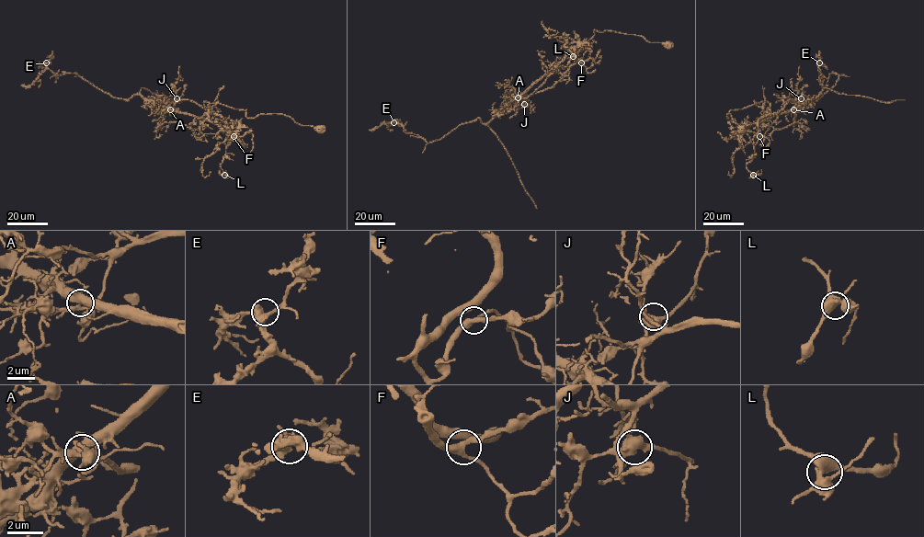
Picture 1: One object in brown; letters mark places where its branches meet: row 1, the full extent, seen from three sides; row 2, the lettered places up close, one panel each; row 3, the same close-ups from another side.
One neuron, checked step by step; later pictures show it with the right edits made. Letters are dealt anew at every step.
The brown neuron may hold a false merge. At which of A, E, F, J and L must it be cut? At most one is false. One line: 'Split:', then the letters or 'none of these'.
Split: A

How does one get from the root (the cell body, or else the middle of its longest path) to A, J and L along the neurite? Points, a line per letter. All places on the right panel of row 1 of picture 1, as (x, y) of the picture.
A: (742, 130), (730, 113), (726, 117), (730, 109), (765, 101), (770, 105), (767, 109), (769, 117), (793, 109)
J: (742, 130), (730, 113), (726, 117), (730, 109), (767, 101), (769, 111), (776, 113), (789, 99), (801, 98)
L: (742, 130), (728, 112), (767, 101), (767, 114), (745, 131), (755, 150), (747, 165), (753, 175)

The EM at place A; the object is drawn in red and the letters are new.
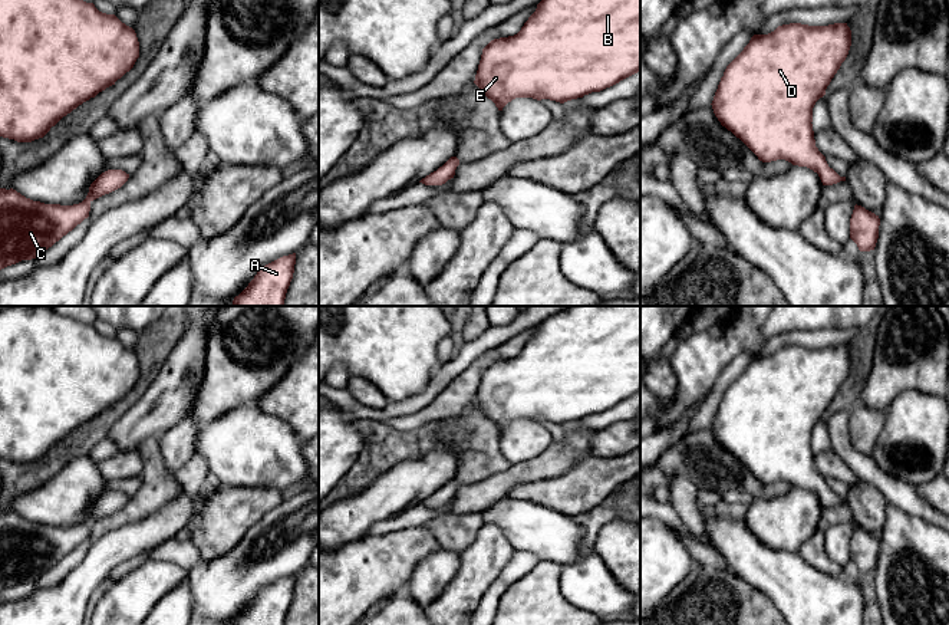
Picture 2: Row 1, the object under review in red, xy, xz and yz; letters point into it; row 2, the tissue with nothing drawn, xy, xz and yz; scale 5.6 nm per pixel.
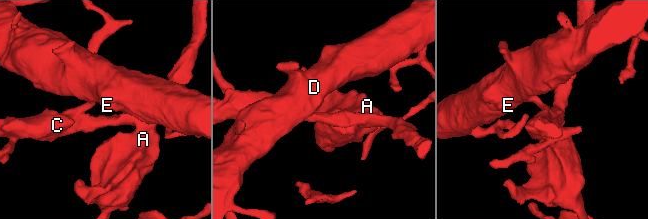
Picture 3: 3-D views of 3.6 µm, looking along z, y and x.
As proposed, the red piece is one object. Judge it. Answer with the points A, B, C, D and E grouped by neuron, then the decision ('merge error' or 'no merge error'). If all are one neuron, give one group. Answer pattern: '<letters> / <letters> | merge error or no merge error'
A C / B D E | merge error

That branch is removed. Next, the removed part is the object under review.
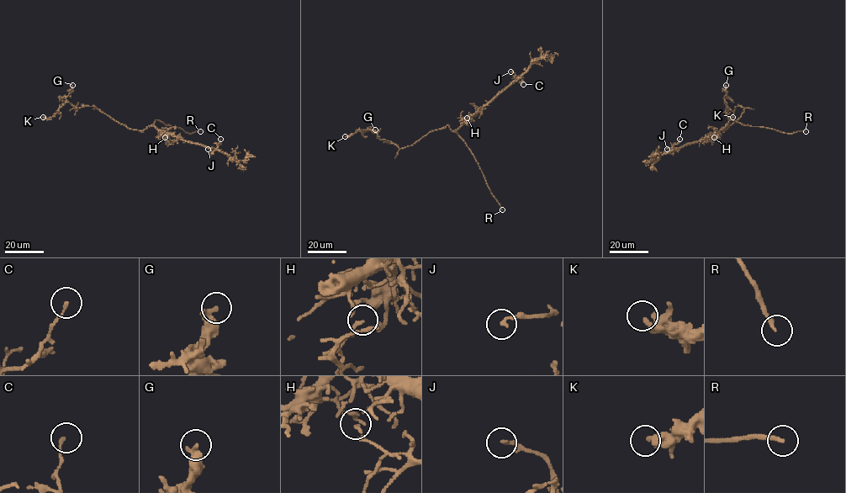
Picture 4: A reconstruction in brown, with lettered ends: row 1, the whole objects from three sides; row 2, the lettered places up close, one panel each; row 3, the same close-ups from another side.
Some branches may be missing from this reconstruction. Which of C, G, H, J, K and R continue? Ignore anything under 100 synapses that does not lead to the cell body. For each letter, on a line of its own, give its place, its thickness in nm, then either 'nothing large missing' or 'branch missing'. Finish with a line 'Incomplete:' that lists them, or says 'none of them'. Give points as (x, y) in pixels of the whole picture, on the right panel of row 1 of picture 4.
C: (679, 139) | 130 nm | nothing large missing
G: (726, 85) | 360 nm | nothing large missing
H: (714, 137) | 150 nm | nothing large missing
J: (667, 149) | 180 nm | nothing large missing
K: (732, 117) | 280 nm | nothing large missing
R: (806, 131) | 200 nm | branch missing
Incomplete: R

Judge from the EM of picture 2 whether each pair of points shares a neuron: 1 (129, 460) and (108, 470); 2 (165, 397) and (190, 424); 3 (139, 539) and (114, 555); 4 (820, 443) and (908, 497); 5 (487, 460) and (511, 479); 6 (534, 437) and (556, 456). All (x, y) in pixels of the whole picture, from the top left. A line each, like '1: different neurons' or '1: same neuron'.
1: same neuron
2: different neurons
3: same neuron
4: different neurons
5: different neurons
6: different neurons

